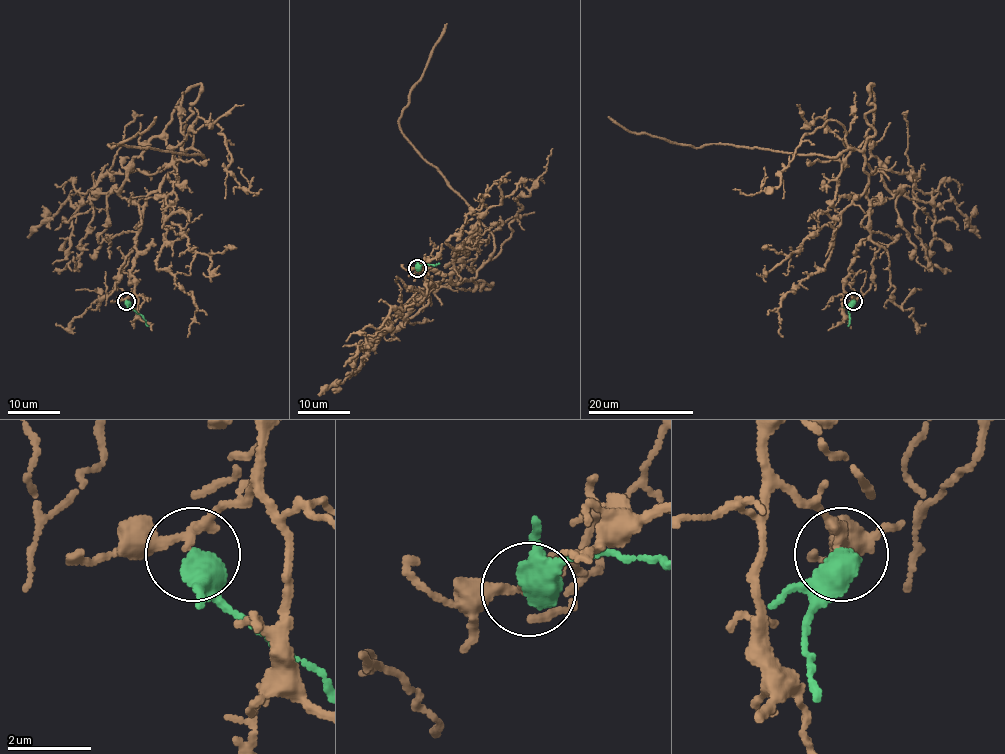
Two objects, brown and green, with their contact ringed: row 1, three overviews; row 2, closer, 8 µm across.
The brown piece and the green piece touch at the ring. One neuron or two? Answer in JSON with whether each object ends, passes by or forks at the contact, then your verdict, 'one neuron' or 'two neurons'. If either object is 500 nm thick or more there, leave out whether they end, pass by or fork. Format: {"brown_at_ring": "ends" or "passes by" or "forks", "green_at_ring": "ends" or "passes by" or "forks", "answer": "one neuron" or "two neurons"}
{"answer": "two neurons"}

